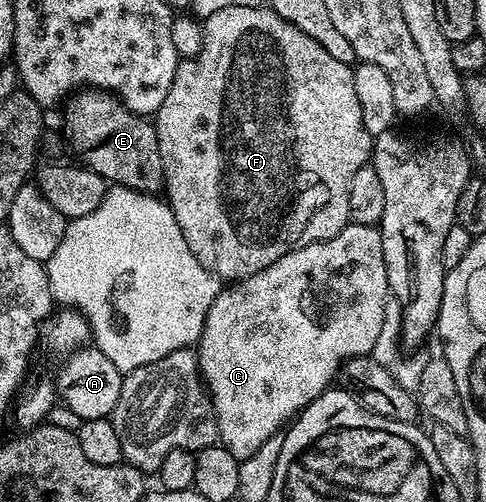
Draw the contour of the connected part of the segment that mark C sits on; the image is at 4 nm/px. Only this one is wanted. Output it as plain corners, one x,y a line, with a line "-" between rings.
351,221
334,237
294,249
286,253
286,257
278,257
274,265
245,279
235,280
231,285
220,290
214,305
210,305
210,313
206,313
206,325
202,329
198,344
198,358
202,382
208,394
211,395
212,404
216,409
216,424
220,430
219,442
228,448
233,457
242,460
258,453
258,449
262,449
262,441
268,441
270,437
276,435
285,424
295,419
305,407
312,404
323,391
333,386
343,363
359,355
372,354
374,341
378,341
378,332
382,330
382,313
386,309
386,301
389,297
390,288
386,277
386,261
382,253
379,226
371,227

